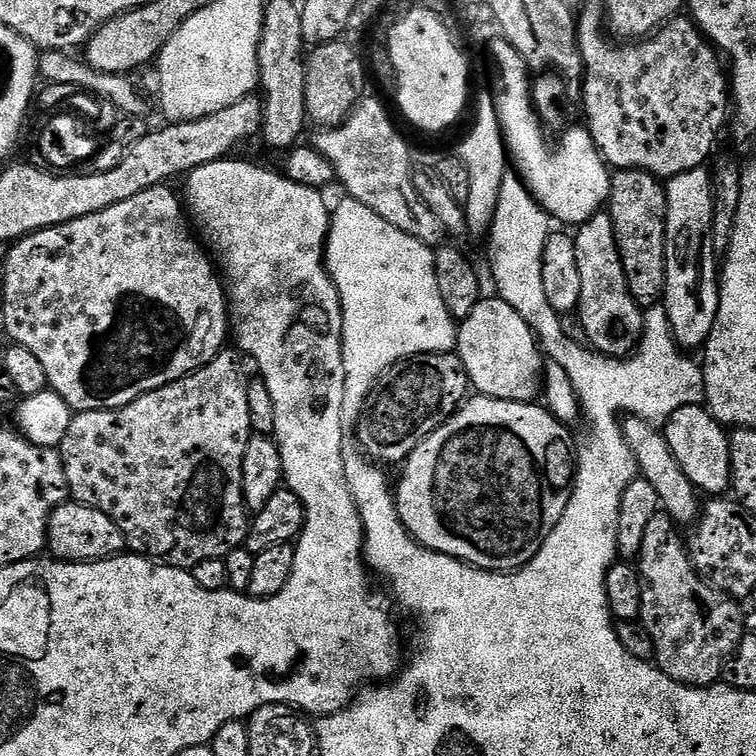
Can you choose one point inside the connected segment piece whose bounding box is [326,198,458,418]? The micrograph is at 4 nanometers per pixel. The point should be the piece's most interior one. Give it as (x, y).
(393, 309)

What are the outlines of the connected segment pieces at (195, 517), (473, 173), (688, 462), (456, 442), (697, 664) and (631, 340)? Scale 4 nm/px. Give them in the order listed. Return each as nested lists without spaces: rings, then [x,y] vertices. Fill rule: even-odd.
[[[221,351],[206,366],[202,366],[190,376],[183,376],[181,380],[170,382],[158,390],[150,390],[150,394],[142,394],[134,403],[125,408],[111,408],[101,412],[77,412],[70,422],[70,430],[66,430],[66,438],[62,438],[58,449],[64,469],[66,482],[71,499],[77,504],[85,504],[91,508],[102,510],[122,530],[124,543],[133,553],[149,557],[159,563],[168,564],[172,568],[191,570],[198,566],[198,562],[206,562],[210,558],[224,559],[248,538],[250,513],[244,504],[242,490],[242,458],[250,438],[254,435],[250,422],[250,398],[248,397],[249,373],[240,369],[242,356],[239,351]]]
[[[491,95],[484,96],[476,108],[476,121],[468,132],[468,137],[460,144],[458,155],[466,162],[470,174],[470,198],[466,198],[464,213],[468,218],[468,232],[487,233],[495,220],[498,209],[498,194],[502,194],[502,182],[510,172],[510,157],[504,142],[504,132],[500,129],[500,115],[496,112],[496,101]]]
[[[700,404],[680,407],[665,421],[664,433],[671,452],[678,459],[679,465],[697,491],[716,498],[731,487],[730,436],[727,429],[712,416],[707,407]]]
[[[473,395],[442,427],[431,432],[409,454],[408,459],[403,461],[404,473],[400,476],[400,485],[397,483],[394,488],[400,520],[407,525],[408,532],[418,543],[435,552],[441,552],[467,564],[475,564],[489,570],[515,570],[524,567],[532,561],[534,554],[538,554],[538,550],[542,550],[544,540],[550,538],[550,530],[558,526],[572,497],[578,467],[578,444],[572,441],[571,430],[572,428],[567,423],[556,420],[548,409],[539,403],[522,400],[495,400],[489,396]]]
[[[663,510],[656,513],[654,518],[650,518],[650,526],[646,526],[646,534],[642,538],[642,550],[638,557],[638,567],[640,569],[640,578],[644,581],[644,589],[642,590],[642,610],[640,611],[639,622],[644,625],[653,638],[654,650],[656,656],[654,663],[656,667],[661,668],[663,672],[670,678],[674,678],[683,684],[693,684],[695,688],[706,688],[710,684],[717,683],[723,677],[724,663],[734,654],[734,650],[742,642],[742,638],[746,634],[746,612],[740,609],[741,605],[733,600],[731,596],[726,596],[717,588],[712,587],[699,572],[696,571],[692,564],[692,558],[688,555],[685,541],[680,540],[678,533],[678,525],[672,517],[665,514]]]
[[[607,211],[597,212],[575,229],[574,239],[578,250],[578,274],[582,277],[578,317],[580,316],[580,324],[588,335],[587,343],[606,356],[631,356],[644,339],[645,309],[630,292],[612,217]]]

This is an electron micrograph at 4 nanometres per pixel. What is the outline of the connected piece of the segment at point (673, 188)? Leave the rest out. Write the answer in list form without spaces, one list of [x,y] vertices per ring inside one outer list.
[[[707,167],[695,168],[671,177],[667,181],[666,206],[668,213],[664,225],[668,231],[666,238],[666,295],[662,301],[663,307],[668,309],[668,317],[672,326],[676,343],[684,350],[703,349],[704,343],[710,338],[714,330],[716,315],[711,307],[700,308],[700,300],[696,291],[700,288],[700,255],[706,250],[706,241],[712,230],[712,205],[713,205],[713,177]]]

